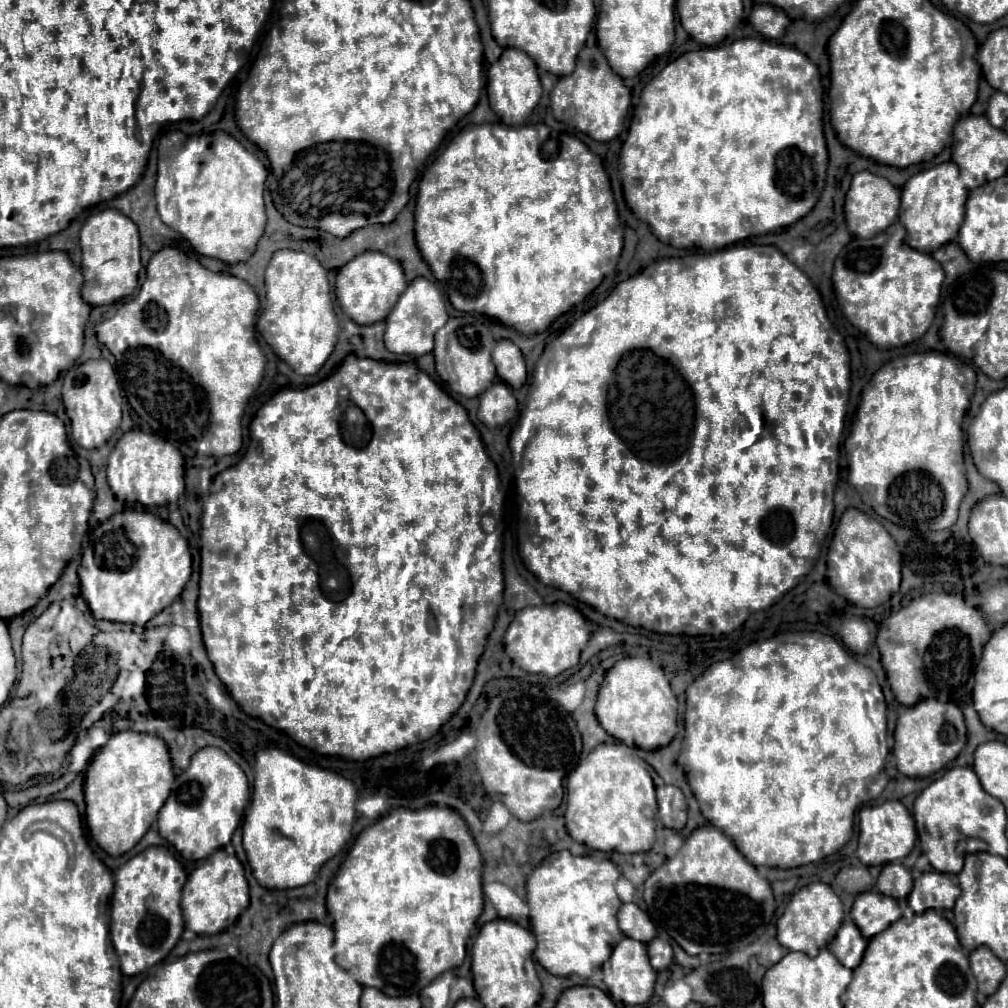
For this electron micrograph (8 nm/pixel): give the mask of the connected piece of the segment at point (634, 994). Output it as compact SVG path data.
M624 937L612 951L610 959L602 965L602 975L604 975L604 983L612 995L612 999L622 1001L624 1005L640 1005L646 1003L652 993L654 993L654 981L656 981L656 971L650 967L648 955L646 955L646 945Z

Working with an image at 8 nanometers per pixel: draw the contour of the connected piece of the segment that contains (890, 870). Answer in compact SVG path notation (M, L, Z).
M888 863L880 871L880 877L876 881L876 889L884 895L890 895L894 899L904 899L912 891L912 877L910 871L902 863Z

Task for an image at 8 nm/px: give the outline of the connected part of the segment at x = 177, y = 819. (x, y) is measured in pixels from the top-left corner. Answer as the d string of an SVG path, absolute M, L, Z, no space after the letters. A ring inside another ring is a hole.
M204 747L192 755L190 767L176 777L174 789L158 813L158 831L184 859L200 861L230 843L248 801L250 787L244 771L222 749Z

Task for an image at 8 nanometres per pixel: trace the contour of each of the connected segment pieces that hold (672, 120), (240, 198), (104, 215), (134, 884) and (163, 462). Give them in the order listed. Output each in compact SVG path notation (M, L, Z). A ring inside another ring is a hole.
M738 39L732 44L707 47L680 55L644 87L640 103L635 106L628 136L622 145L622 157L620 157L620 179L622 179L624 199L628 207L634 211L638 219L650 225L652 233L662 243L668 243L678 249L716 251L736 241L742 241L754 235L772 233L796 223L816 205L820 197L820 185L824 187L824 179L826 179L828 151L826 151L822 121L823 95L824 89L818 67L804 53L788 45L776 45L766 39Z
M179 130L167 133L158 147L158 171L156 178L156 208L162 221L178 231L190 245L206 257L214 257L222 263L248 261L256 249L258 239L266 227L264 211L264 183L268 171L254 153L224 131L209 134L186 135Z
M104 209L86 219L80 231L82 247L81 271L84 278L82 299L88 305L108 305L137 290L138 273L142 268L140 233L136 223L118 209Z
M154 845L116 869L114 881L110 937L120 957L122 973L138 975L162 961L182 937L184 917L180 895L186 883L186 873L166 847Z
M132 429L118 439L108 457L108 485L120 501L142 505L176 503L184 493L184 457L166 439Z

